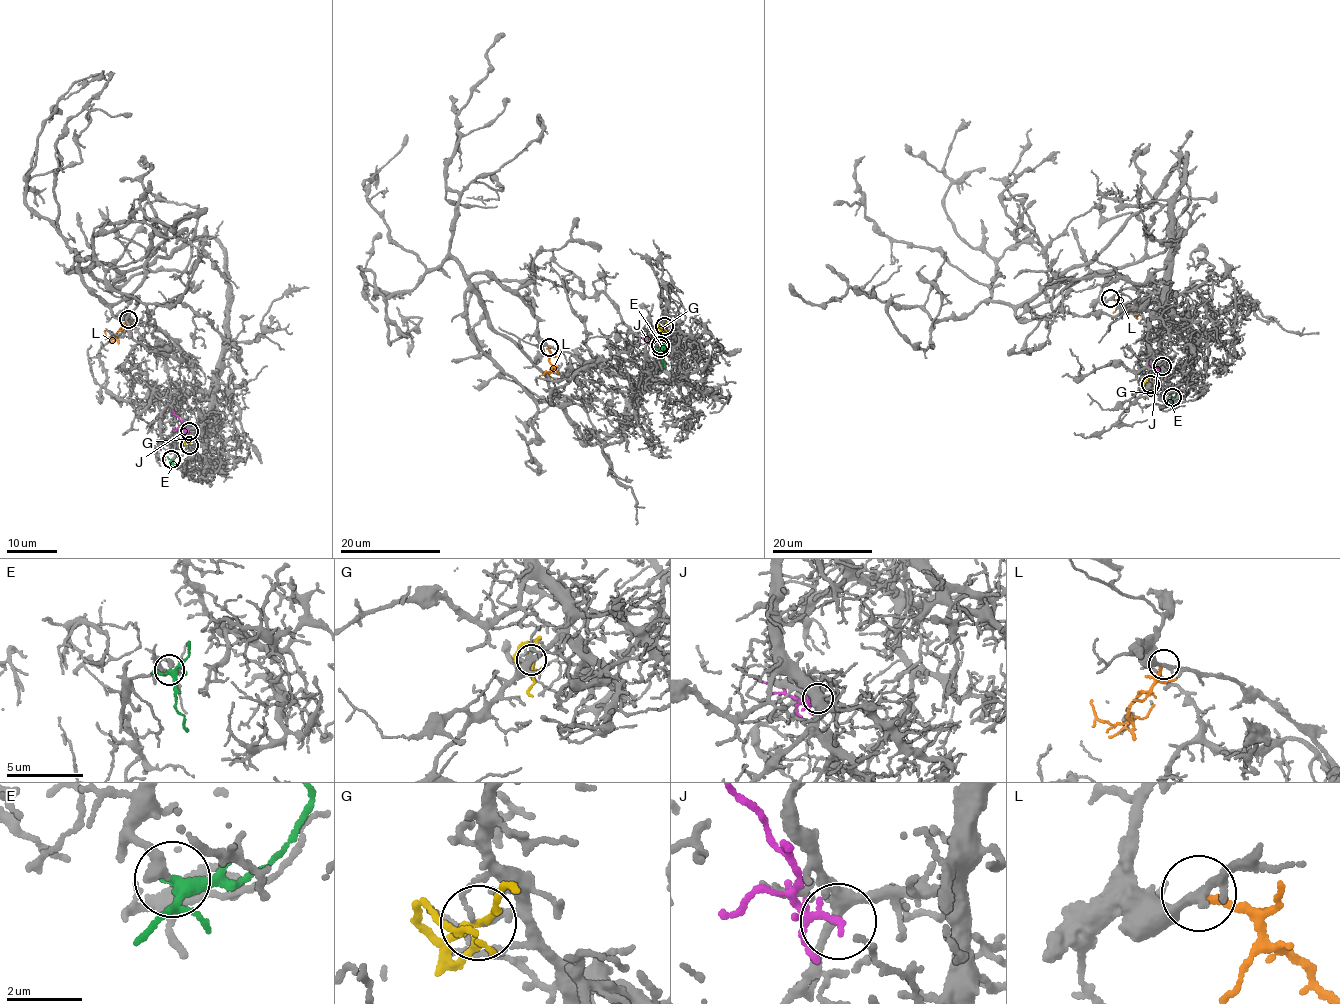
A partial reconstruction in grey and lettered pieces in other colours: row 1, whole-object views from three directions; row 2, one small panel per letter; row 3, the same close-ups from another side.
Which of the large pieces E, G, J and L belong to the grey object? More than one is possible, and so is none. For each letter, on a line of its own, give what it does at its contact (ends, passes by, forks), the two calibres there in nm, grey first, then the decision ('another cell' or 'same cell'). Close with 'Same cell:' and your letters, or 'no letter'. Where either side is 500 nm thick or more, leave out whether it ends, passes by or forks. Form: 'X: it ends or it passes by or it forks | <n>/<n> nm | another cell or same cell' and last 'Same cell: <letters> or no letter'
E: it forks | 360/240 nm | same cell
G: it passes by | 200/130 nm | another cell
J: it ends | 300/200 nm | another cell
L: it ends | 240/180 nm | same cell
Same cell: E, L

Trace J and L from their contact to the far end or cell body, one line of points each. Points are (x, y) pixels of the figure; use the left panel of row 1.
J: (188, 432), (184, 430), (172, 409)
L: (128, 318), (114, 339), (104, 330)

